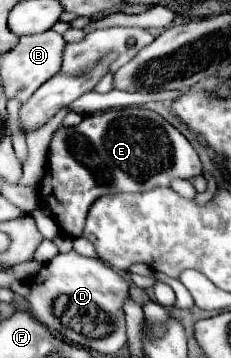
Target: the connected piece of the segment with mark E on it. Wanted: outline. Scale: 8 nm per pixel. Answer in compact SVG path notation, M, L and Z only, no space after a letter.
M112 109L106 113L94 113L86 115L80 125L74 127L60 127L54 131L50 145L48 145L48 163L46 163L46 177L42 179L40 193L48 193L48 197L42 195L44 205L56 217L58 227L64 235L76 239L80 237L84 229L84 219L88 213L88 207L100 197L116 191L148 191L158 185L168 185L172 177L192 179L194 175L202 173L202 165L198 159L198 153L194 151L192 143L170 123L160 119L156 113L146 109Z

